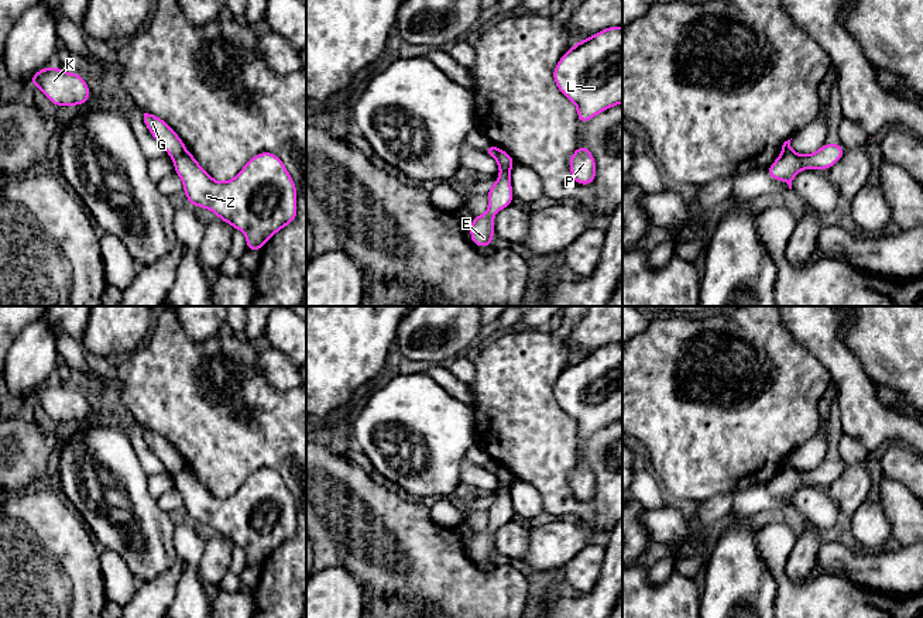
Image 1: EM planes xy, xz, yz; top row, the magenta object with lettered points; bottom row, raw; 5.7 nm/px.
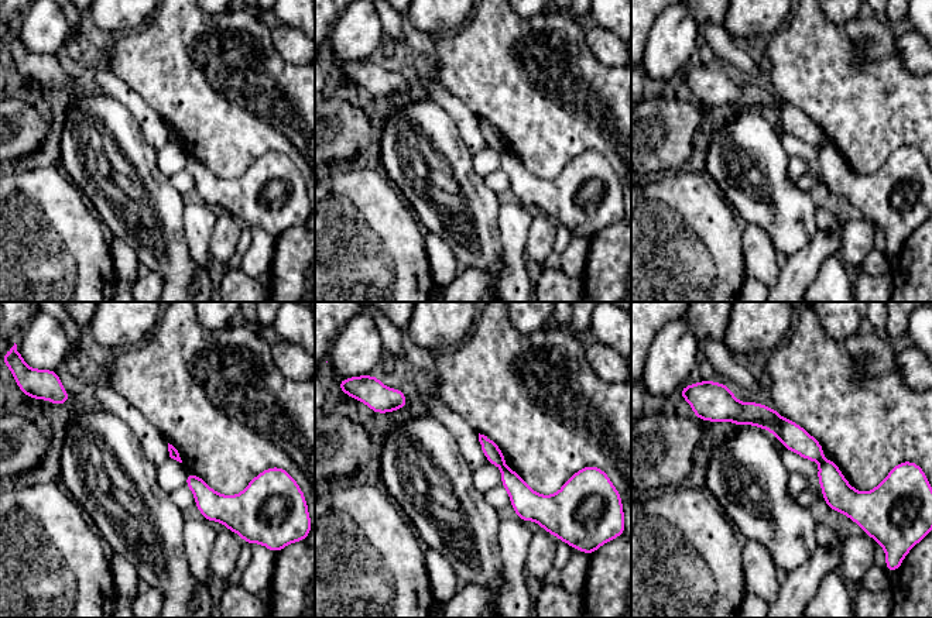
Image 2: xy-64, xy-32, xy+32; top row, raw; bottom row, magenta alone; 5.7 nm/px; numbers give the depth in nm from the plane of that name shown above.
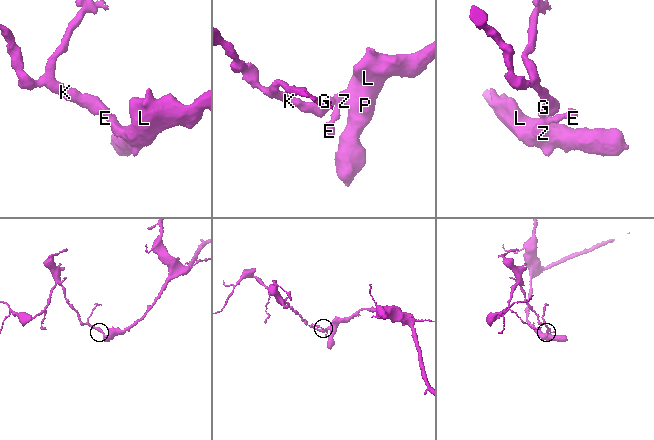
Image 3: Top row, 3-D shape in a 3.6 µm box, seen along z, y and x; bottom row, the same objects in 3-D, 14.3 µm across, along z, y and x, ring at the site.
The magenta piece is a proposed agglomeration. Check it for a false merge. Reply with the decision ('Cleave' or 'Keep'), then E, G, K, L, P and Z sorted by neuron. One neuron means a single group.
Cleave. Groups: E L P Z / G K

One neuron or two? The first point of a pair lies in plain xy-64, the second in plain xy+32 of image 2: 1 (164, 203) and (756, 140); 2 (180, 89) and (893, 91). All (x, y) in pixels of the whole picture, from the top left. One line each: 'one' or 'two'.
1: one
2: one

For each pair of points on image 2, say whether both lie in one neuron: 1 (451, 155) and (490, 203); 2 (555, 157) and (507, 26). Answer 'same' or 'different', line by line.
1: same
2: same

